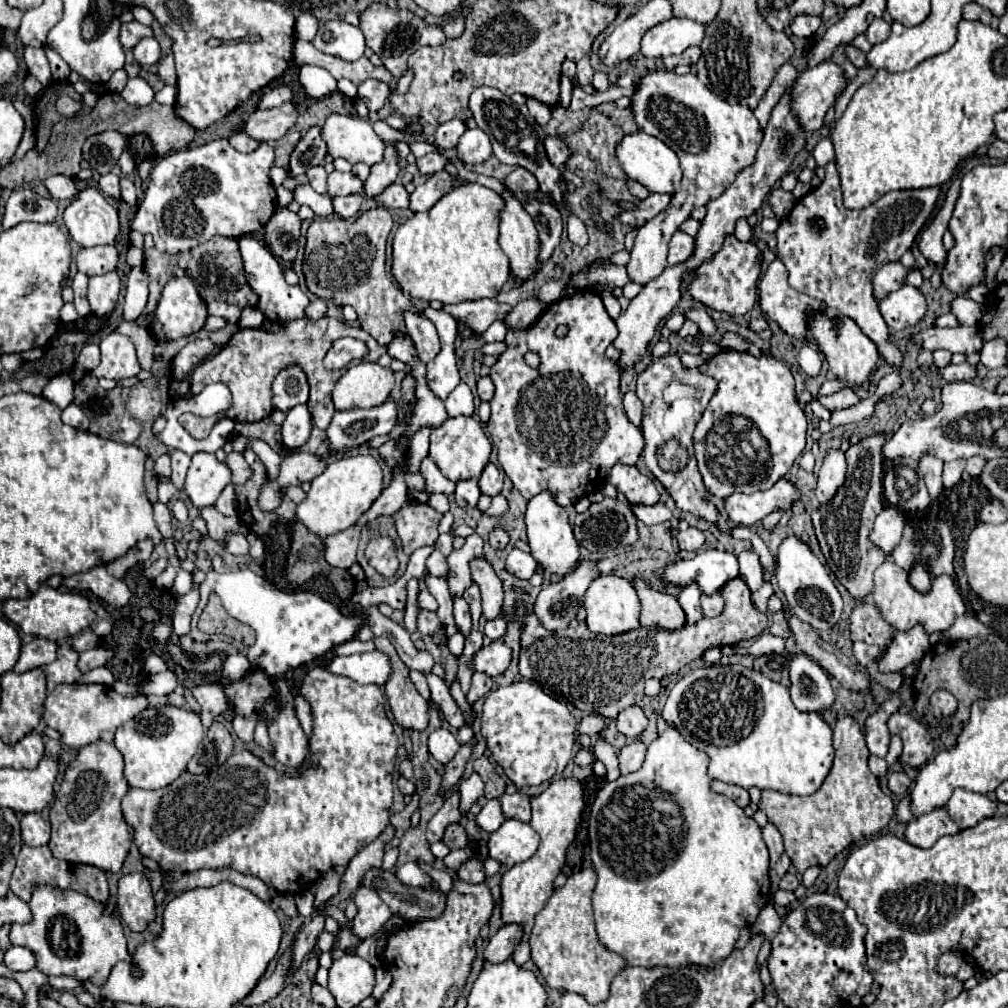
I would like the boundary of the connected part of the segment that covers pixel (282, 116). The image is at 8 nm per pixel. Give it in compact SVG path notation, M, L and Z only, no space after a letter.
M282 103L282 107L258 109L250 115L246 123L246 133L256 141L278 141L296 123L296 109L292 103Z

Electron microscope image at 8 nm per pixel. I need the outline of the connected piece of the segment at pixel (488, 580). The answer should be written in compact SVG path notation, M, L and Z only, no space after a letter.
M472 559L470 561L470 571L472 571L472 579L476 581L476 585L480 587L482 593L482 613L486 619L494 619L500 615L500 607L502 607L502 581L498 579L498 575L494 573L492 565L484 559Z

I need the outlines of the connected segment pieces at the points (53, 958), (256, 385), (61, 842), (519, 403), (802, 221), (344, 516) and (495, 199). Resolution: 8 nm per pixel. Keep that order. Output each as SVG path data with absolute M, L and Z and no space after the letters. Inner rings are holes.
M36 887L28 901L32 911L30 923L12 923L12 945L28 947L36 955L36 969L44 975L68 975L84 983L102 987L118 961L130 963L128 943L120 917L104 913L104 905L74 889Z
M308 317L296 319L294 323L284 323L280 325L280 331L270 333L264 329L240 329L226 345L224 349L214 355L204 359L198 367L194 367L194 371L190 373L190 391L198 393L202 391L208 383L212 381L220 381L226 383L232 391L234 397L234 405L230 411L218 413L214 417L198 417L192 413L184 413L180 415L178 421L194 439L204 439L210 429L214 427L214 423L220 417L232 419L232 421L240 421L240 423L254 423L254 421L262 421L272 413L272 381L274 375L278 375L278 371L282 371L282 367L292 367L294 363L298 363L298 367L302 367L306 371L308 383L310 383L310 401L308 401L308 409L312 415L312 423L318 429L326 429L330 425L330 419L334 417L336 409L334 403L330 399L334 383L344 375L347 368L330 371L324 367L324 357L330 351L334 339L342 339L342 337L354 337L360 339L367 345L372 345L372 352L376 351L376 361L386 353L386 347L380 345L374 337L370 337L362 327L358 325L350 325L344 321L336 321L330 317L322 317L318 321L312 321Z
M98 741L80 749L78 757L66 769L66 777L50 809L50 851L56 859L94 865L106 873L118 873L122 869L132 843L120 809L120 801L128 791L122 769L124 761L114 743Z
M580 289L572 297L552 303L540 319L528 329L508 329L506 351L490 369L490 377L496 385L496 395L490 401L492 417L486 423L492 443L498 447L498 461L514 487L532 499L536 493L550 489L562 507L574 505L580 497L598 491L604 485L604 475L616 465L636 465L644 449L642 431L632 425L622 407L620 375L622 367L606 357L606 347L616 339L618 329L606 313L598 293ZM558 325L568 325L568 335L558 339L554 335ZM536 351L540 355L540 367L532 369L524 363L524 353Z
M832 161L826 167L826 179L820 187L798 199L792 213L780 221L776 231L778 259L788 269L790 285L826 303L828 311L854 319L862 333L874 341L880 357L894 367L902 367L904 359L898 343L890 339L890 331L878 311L872 277L880 265L898 261L902 253L912 247L918 231L934 211L938 193L938 187L890 191L870 207L852 211L842 205L840 179ZM814 219L822 219L826 227L814 227Z
M372 455L342 457L326 467L322 475L312 481L306 499L296 507L296 519L314 535L334 535L348 529L374 503L382 491L382 469Z
M464 183L446 193L430 211L414 213L394 235L394 253L392 253L392 273L400 283L402 291L412 299L422 301L440 301L440 303L462 303L474 299L494 299L502 285L510 277L510 261L498 245L498 213L502 199L496 191L478 185Z

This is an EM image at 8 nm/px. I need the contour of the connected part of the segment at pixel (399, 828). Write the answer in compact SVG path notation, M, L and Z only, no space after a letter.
M416 793L416 795L412 797L412 803L406 805L402 813L390 811L390 823L394 825L396 833L395 837L386 845L385 851L400 845L400 839L404 837L404 833L406 833L408 827L410 827L410 817L412 817L412 813L418 809L418 801L420 801L420 797L418 797L418 793Z

